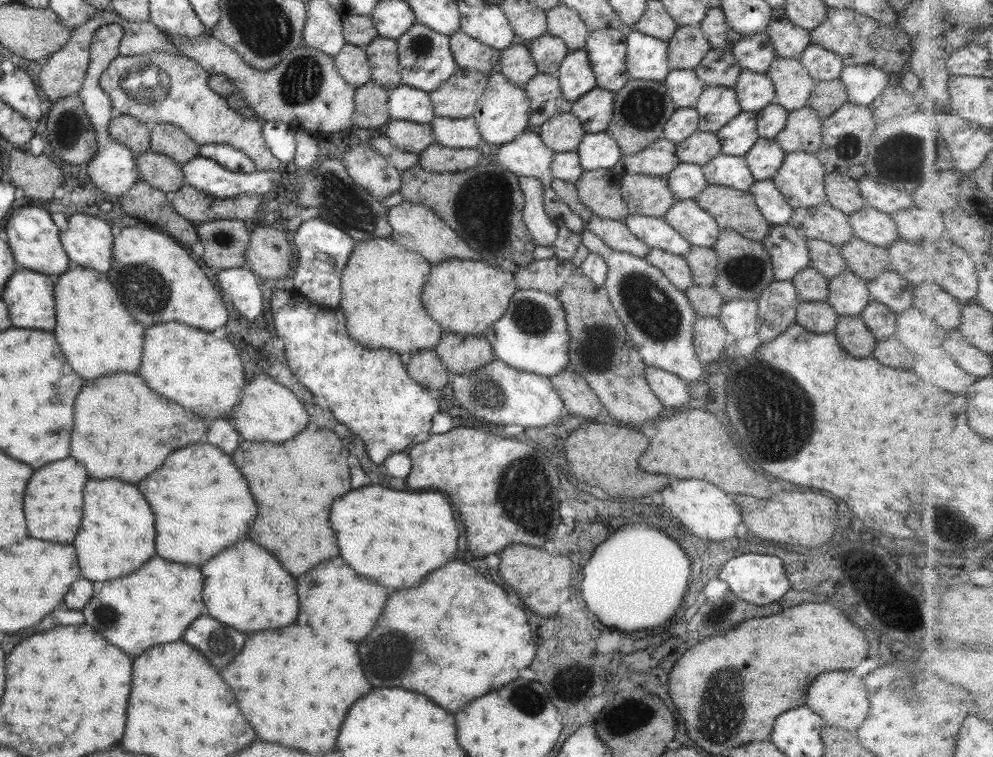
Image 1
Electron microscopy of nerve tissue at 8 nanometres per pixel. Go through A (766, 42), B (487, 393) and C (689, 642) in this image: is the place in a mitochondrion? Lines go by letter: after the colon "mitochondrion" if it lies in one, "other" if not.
A: other
B: mitochondrion
C: other

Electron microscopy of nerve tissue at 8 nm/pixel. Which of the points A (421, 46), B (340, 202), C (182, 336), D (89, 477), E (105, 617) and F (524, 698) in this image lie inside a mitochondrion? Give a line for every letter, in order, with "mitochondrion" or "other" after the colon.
A: mitochondrion
B: mitochondrion
C: other
D: other
E: mitochondrion
F: mitochondrion

